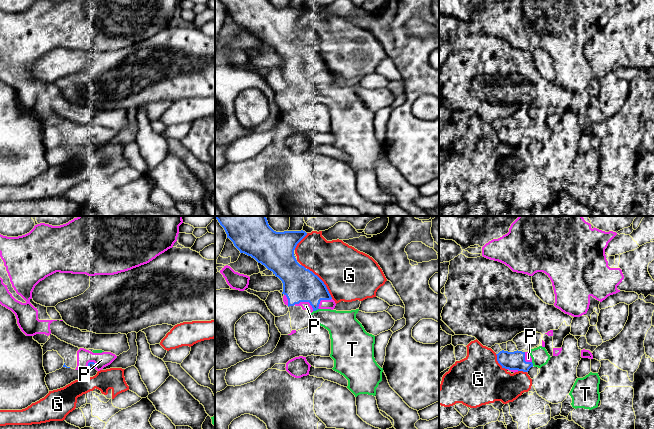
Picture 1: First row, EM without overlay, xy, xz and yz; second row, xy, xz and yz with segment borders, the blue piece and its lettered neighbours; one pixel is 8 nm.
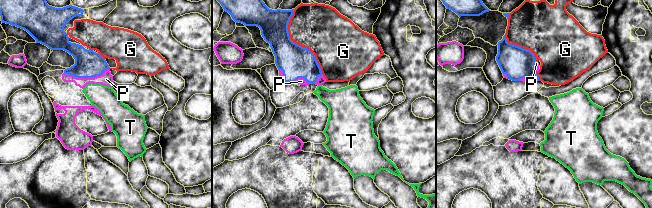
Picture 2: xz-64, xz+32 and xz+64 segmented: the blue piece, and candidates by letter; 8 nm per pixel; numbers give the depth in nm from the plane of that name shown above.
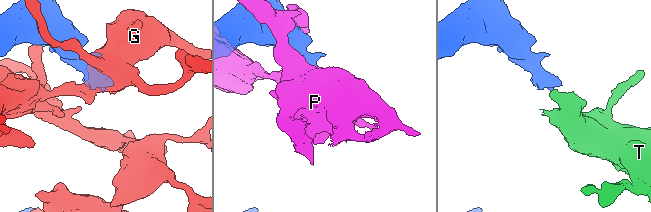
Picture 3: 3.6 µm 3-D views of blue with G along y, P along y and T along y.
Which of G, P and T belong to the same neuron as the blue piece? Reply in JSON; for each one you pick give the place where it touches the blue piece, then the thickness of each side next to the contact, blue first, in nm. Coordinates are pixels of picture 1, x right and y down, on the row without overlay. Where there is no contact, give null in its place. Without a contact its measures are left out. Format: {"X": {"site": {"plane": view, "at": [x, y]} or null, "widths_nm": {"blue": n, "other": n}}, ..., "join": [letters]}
{"T": {"site": {"plane": "xz", "at": [315, 86]}, "widths_nm": {"blue": 280, "other": 240}}, "join": ["T"]}

